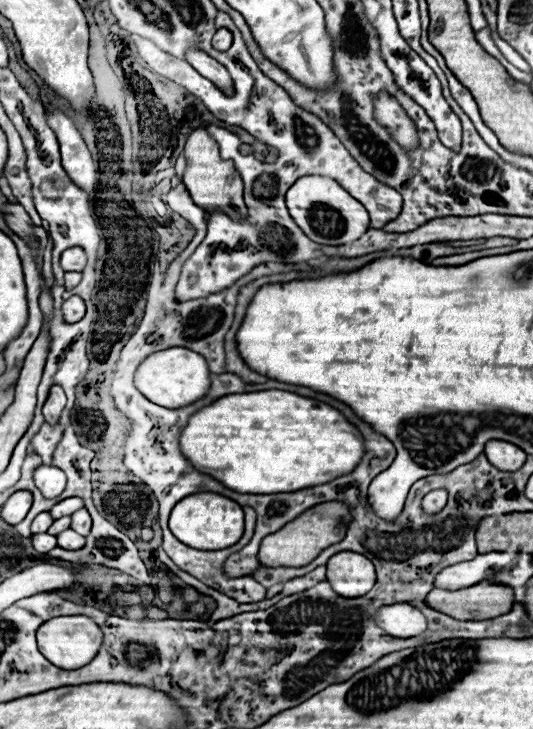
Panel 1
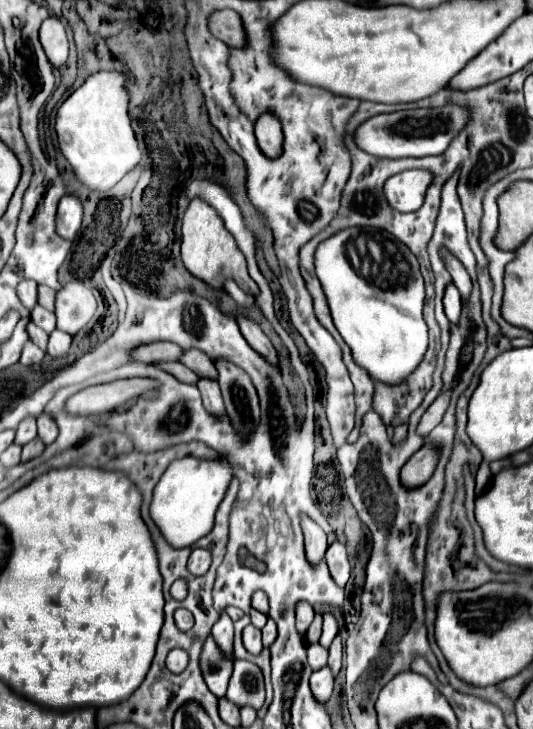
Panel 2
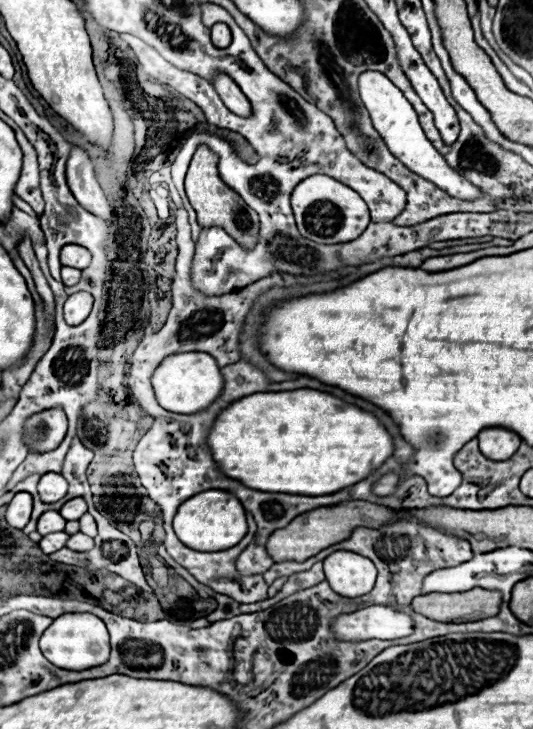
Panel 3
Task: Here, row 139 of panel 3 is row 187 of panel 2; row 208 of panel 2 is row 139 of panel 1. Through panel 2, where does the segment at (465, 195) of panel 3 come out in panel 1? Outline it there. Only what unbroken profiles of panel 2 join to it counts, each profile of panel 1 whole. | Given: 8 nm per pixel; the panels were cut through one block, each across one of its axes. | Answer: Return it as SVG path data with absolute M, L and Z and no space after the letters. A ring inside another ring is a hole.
M380 92L374 100L374 110L376 110L376 120L380 120L384 128L388 128L392 138L398 140L402 148L408 148L408 150L418 148L416 126L408 120L406 112L400 108L400 104L392 96Z

